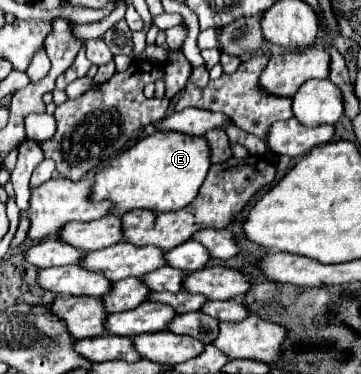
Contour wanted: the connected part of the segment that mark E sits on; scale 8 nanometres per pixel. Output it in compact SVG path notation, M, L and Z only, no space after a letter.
M153 132L95 172L91 200L109 200L113 204L111 214L115 216L123 216L131 210L151 210L155 214L181 210L193 202L209 166L211 162L205 138L191 138L175 132Z

